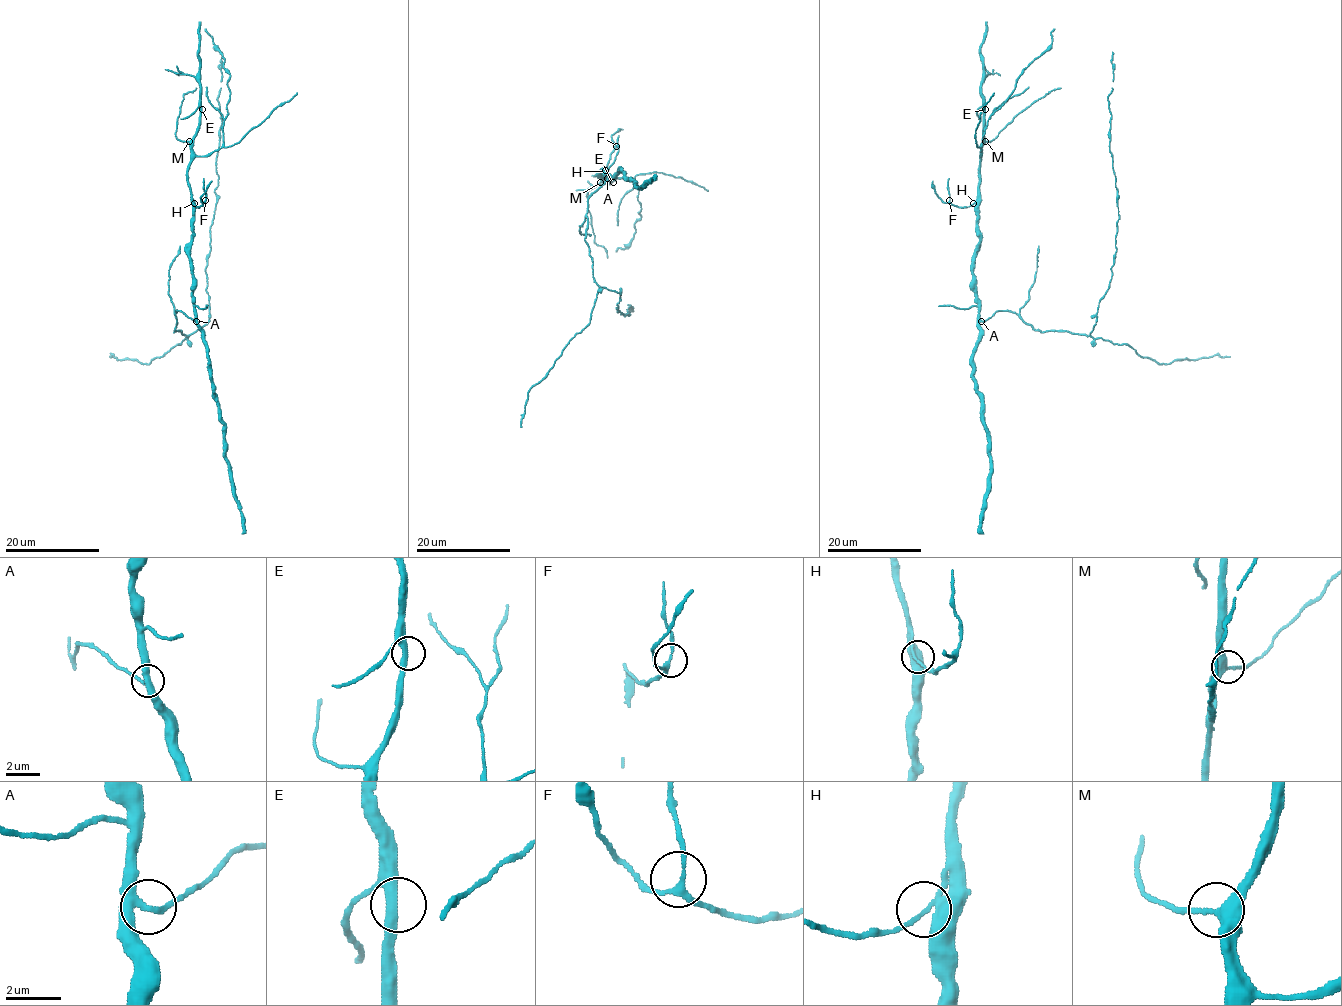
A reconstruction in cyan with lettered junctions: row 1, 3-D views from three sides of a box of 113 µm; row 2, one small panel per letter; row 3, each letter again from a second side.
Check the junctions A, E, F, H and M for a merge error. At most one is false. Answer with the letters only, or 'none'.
none

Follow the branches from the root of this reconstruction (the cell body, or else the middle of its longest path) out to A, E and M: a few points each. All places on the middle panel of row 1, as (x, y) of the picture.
A: (587, 212), (588, 198), (607, 179)
E: (587, 212), (588, 198), (607, 180), (602, 169), (603, 176), (599, 176), (613, 182)
M: (587, 212), (588, 198), (607, 180), (602, 169), (600, 182)

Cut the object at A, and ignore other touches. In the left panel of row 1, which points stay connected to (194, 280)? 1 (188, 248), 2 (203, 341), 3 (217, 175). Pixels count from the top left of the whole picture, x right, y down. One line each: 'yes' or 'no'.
1: yes
2: yes
3: no

